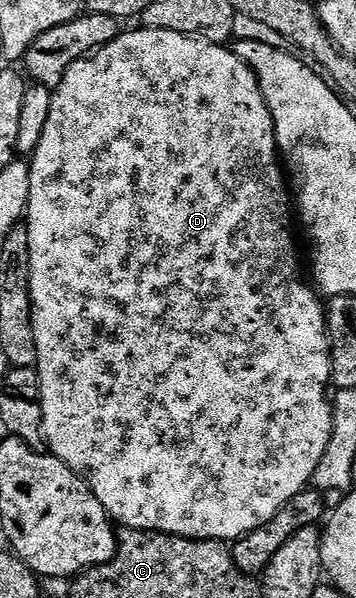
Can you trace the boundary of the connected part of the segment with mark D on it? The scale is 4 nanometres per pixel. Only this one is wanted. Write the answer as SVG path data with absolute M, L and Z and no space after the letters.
M138 28L138 29L139 29L139 30L129 30L129 31L127 31L127 32L126 32L126 34L125 34L125 31L124 31L124 32L121 32L121 33L118 33L118 36L117 36L117 38L116 38L116 39L115 39L115 40L111 40L111 41L110 41L110 42L108 42L108 43L107 43L107 45L106 45L106 46L103 46L103 47L101 47L101 49L100 49L100 50L98 50L98 51L96 51L96 53L94 53L94 54L93 54L93 55L92 55L92 57L89 57L89 56L86 56L86 57L83 57L83 58L80 58L80 59L79 59L79 61L78 61L78 62L76 62L76 63L75 63L75 64L71 64L71 68L67 68L67 72L66 72L66 73L65 73L65 75L64 75L64 76L63 76L63 80L62 80L62 81L61 81L61 82L60 82L60 84L59 84L59 85L58 85L58 86L56 86L56 88L55 88L55 89L54 89L54 90L53 90L53 91L52 91L52 100L51 100L51 106L50 106L50 111L49 111L49 113L48 113L48 117L47 117L47 122L46 122L46 127L45 127L45 128L43 128L43 134L42 134L42 139L41 139L41 140L39 140L39 144L38 144L38 146L37 146L37 147L36 147L36 148L35 148L35 150L34 150L34 151L33 151L33 153L32 153L32 155L31 155L31 161L30 161L30 162L29 162L29 171L30 171L30 172L31 172L31 196L30 196L30 197L29 197L29 208L28 208L28 210L26 210L26 212L25 212L25 217L24 217L24 219L23 219L23 222L24 222L24 225L26 225L26 226L28 226L28 227L29 227L29 299L30 299L30 300L31 300L31 301L33 301L33 314L77 314L77 342L89 342L89 358L81 358L81 374L79 374L79 390L41 390L41 407L42 407L42 408L43 408L43 428L42 428L42 429L41 429L41 433L42 433L42 435L43 435L43 442L44 442L44 445L45 445L45 446L46 446L46 447L47 447L47 450L48 450L48 453L50 453L50 454L52 454L52 455L53 455L53 457L55 457L55 458L58 458L58 460L60 460L60 462L62 462L62 463L63 463L63 464L67 464L67 468L71 468L71 469L72 469L72 470L73 470L73 471L75 471L75 473L76 473L76 474L77 474L77 475L79 475L79 476L80 476L80 478L82 478L82 479L83 479L83 481L85 481L85 482L86 482L86 484L87 484L87 485L89 485L89 487L90 487L90 488L91 488L91 492L95 492L95 500L99 500L99 504L103 504L103 508L104 508L104 509L105 509L105 511L107 511L107 513L109 513L109 516L110 516L110 518L112 518L112 519L113 519L113 521L114 521L114 523L117 523L117 524L120 524L120 525L121 525L121 526L122 526L122 527L125 527L125 528L128 528L128 529L130 529L130 530L154 530L154 531L155 531L155 532L159 532L159 533L160 533L160 534L174 534L174 535L175 535L175 536L183 536L183 537L184 537L184 538L213 538L213 539L215 539L215 541L217 541L217 542L224 542L224 543L226 543L226 544L233 544L233 543L236 543L236 542L237 542L237 541L238 541L238 539L237 539L237 538L236 538L236 536L235 536L235 466L249 466L249 450L259 450L259 446L255 446L255 442L253 442L253 440L249 440L249 408L247 408L247 404L245 404L245 402L247 402L247 398L249 398L249 378L251 378L251 392L317 392L317 390L326 390L326 391L328 391L328 390L329 390L329 389L330 389L330 386L331 386L331 379L332 379L332 376L333 376L333 365L332 365L332 364L331 364L331 356L330 356L330 355L329 355L329 332L328 332L328 330L326 330L326 329L325 329L325 311L326 311L326 307L325 307L325 306L324 306L324 305L323 305L323 302L320 302L320 300L321 300L321 301L322 301L322 299L321 299L321 298L320 298L320 297L319 297L319 294L318 294L318 291L317 291L317 290L316 290L316 289L314 289L314 287L313 287L313 286L312 286L312 285L310 285L310 283L309 283L309 282L308 282L308 281L305 281L305 282L306 282L306 283L305 283L305 282L301 282L301 278L300 278L300 276L299 276L299 275L297 275L297 246L296 246L296 244L295 244L295 243L293 243L293 222L294 222L294 226L295 226L295 210L294 210L294 207L293 207L293 206L292 206L292 205L291 205L291 186L290 186L290 183L289 183L289 182L288 182L288 181L287 181L287 174L286 174L286 171L285 171L285 170L284 170L284 169L283 169L283 162L282 162L282 159L281 159L281 158L280 158L280 157L279 157L279 151L278 151L278 149L277 149L277 137L276 137L276 136L275 136L275 128L274 128L274 127L273 127L273 117L272 117L272 116L271 116L271 112L270 112L270 111L269 111L269 109L268 109L268 108L267 108L267 104L266 104L266 103L265 103L265 97L264 97L264 96L263 96L263 92L262 92L262 91L261 91L261 86L260 86L260 85L259 85L259 83L258 83L258 82L257 82L257 77L256 77L256 76L255 76L255 72L254 72L254 71L253 71L253 69L251 69L251 68L250 68L250 66L249 66L249 65L247 65L247 63L245 63L245 62L244 62L244 61L243 61L243 60L242 60L242 58L241 58L241 57L239 57L239 55L238 55L238 54L235 54L235 53L233 53L233 51L232 51L232 49L230 49L230 47L229 47L229 46L228 46L228 45L225 45L225 44L224 44L224 45L217 45L217 44L215 44L215 43L211 43L211 42L209 42L209 41L205 41L205 40L204 40L204 38L202 38L202 37L198 37L198 36L194 36L194 35L191 35L191 34L180 34L180 33L179 33L179 32L177 32L177 31L167 31L167 30L151 30L151 29L146 29L146 28Z

